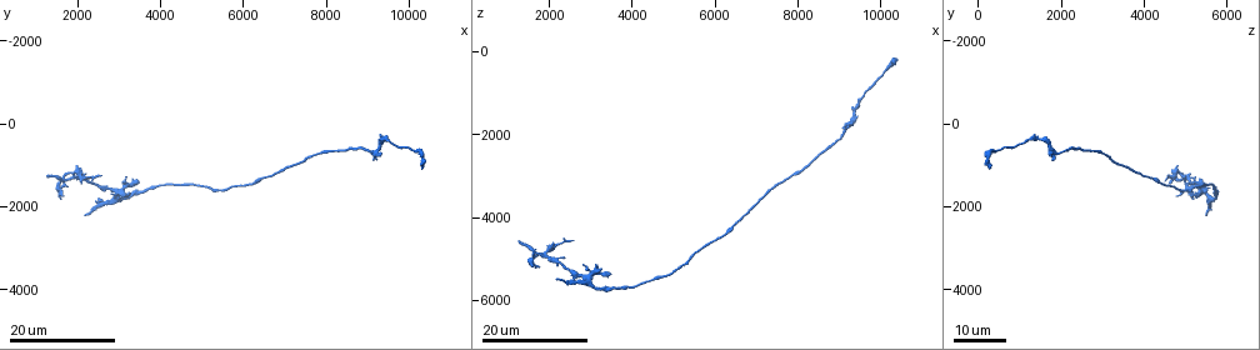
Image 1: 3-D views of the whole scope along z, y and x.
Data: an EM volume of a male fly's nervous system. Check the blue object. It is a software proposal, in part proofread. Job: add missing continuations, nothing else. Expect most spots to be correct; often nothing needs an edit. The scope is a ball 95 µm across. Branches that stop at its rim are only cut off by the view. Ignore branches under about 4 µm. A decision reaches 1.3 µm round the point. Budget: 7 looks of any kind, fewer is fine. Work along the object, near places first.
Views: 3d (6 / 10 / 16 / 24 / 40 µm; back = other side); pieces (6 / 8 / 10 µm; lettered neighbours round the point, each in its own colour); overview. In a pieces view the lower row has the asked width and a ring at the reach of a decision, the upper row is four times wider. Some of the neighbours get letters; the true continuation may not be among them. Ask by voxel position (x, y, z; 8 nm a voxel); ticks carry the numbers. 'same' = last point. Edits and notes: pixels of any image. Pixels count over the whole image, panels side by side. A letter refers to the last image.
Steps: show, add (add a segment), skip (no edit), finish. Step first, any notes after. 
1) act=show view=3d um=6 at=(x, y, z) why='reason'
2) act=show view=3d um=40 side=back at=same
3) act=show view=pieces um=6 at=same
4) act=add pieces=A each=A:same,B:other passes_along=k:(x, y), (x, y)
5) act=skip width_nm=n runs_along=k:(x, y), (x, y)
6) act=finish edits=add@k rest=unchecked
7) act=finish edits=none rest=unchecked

act=show view=3d um=24 at=(3450, 1450, 5350) why='stops while still wide'

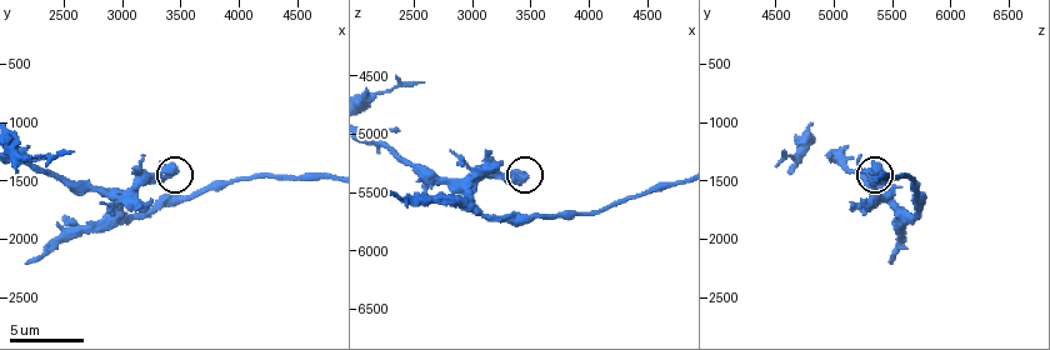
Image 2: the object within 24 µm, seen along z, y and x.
act=show view=pieces um=8 at=(3460, 1420, 5380)

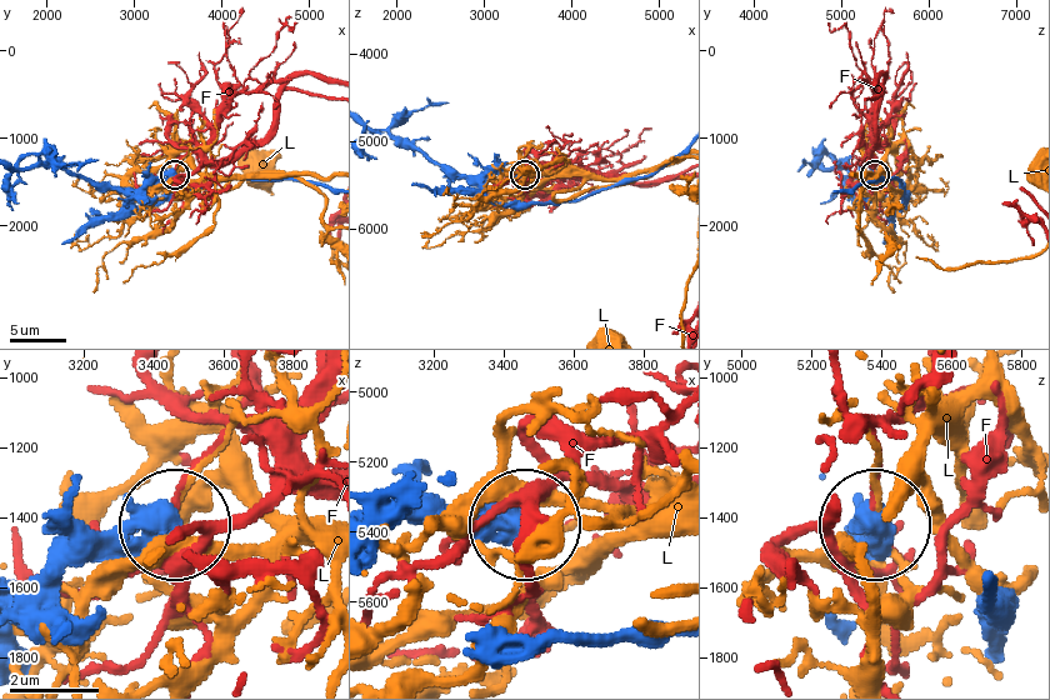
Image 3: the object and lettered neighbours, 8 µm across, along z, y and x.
act=skip each=F:other,L:other found='no lettered segment goes on from it'

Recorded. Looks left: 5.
act=show view=pieces um=6 at=(2820, 1700, 5160) why='branch stops here'

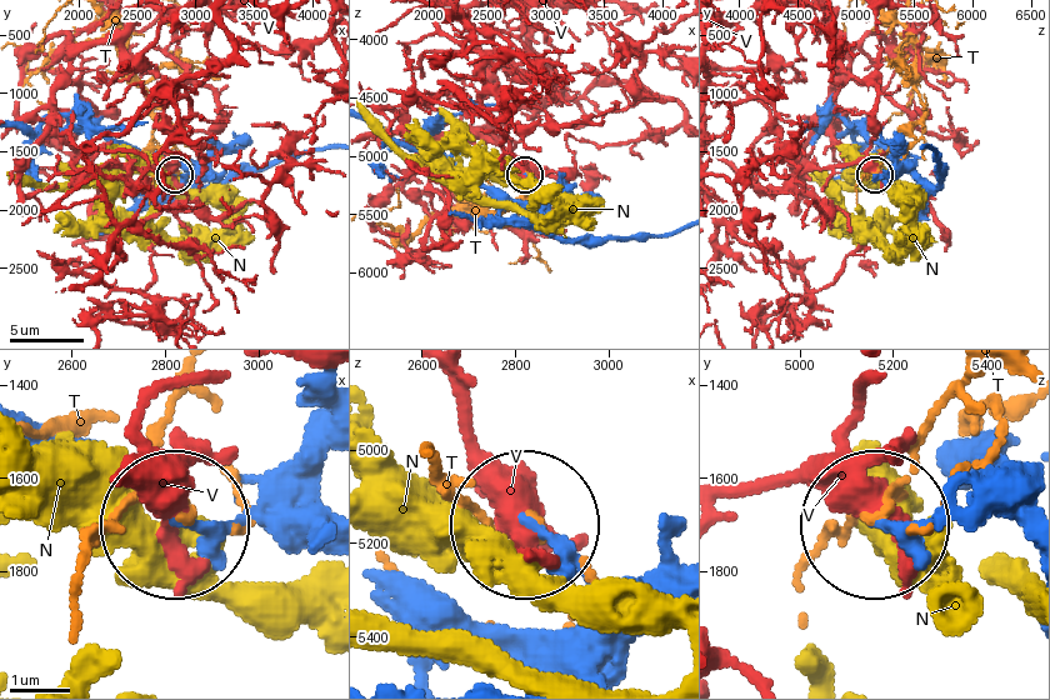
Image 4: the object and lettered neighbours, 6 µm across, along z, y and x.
act=skip each=N:other,T:other,V:other runs_along=4:(258, 505), (179, 520) found='no lettered segment goes on from it'

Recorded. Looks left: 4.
act=show view=pieces um=6 at=(2560, 1260, 4560) why='tapers out'

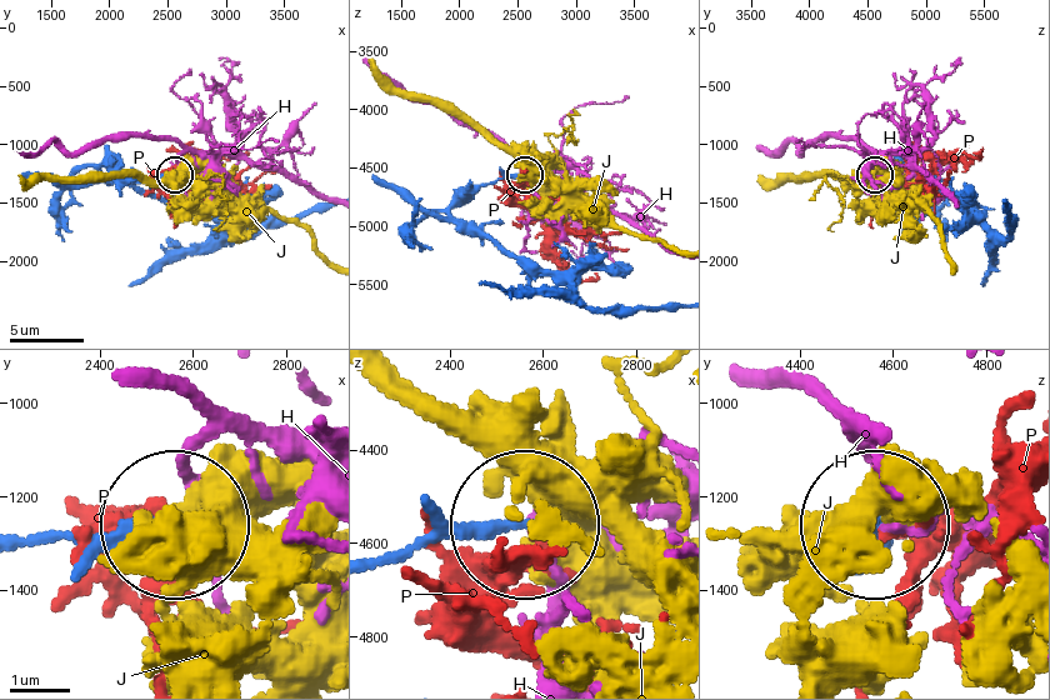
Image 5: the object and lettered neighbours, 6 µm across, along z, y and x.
act=skip each=H:other,J:other,P:other runs_along=5:(376, 563), (465, 528), (520, 528) found='no lettered segment goes on from it'

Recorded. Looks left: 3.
act=show view=3d um=16 at=(10300, 1000, 250) why='end of a long branch'

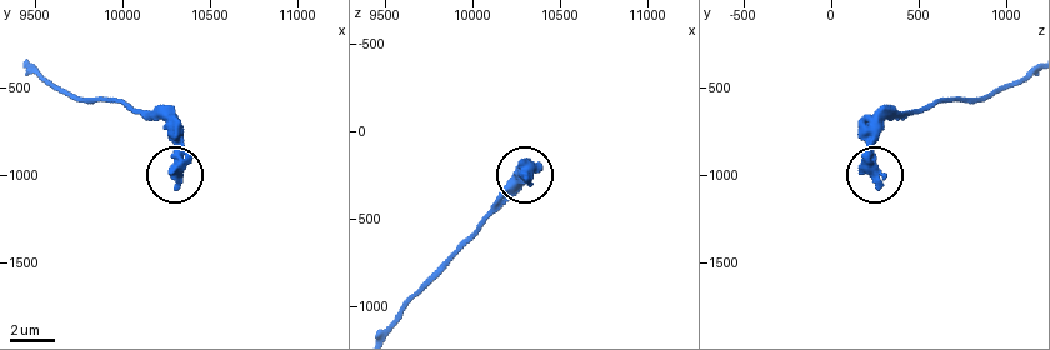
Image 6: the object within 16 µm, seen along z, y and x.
act=show view=pieces um=8 at=(10300, 1080, 280)

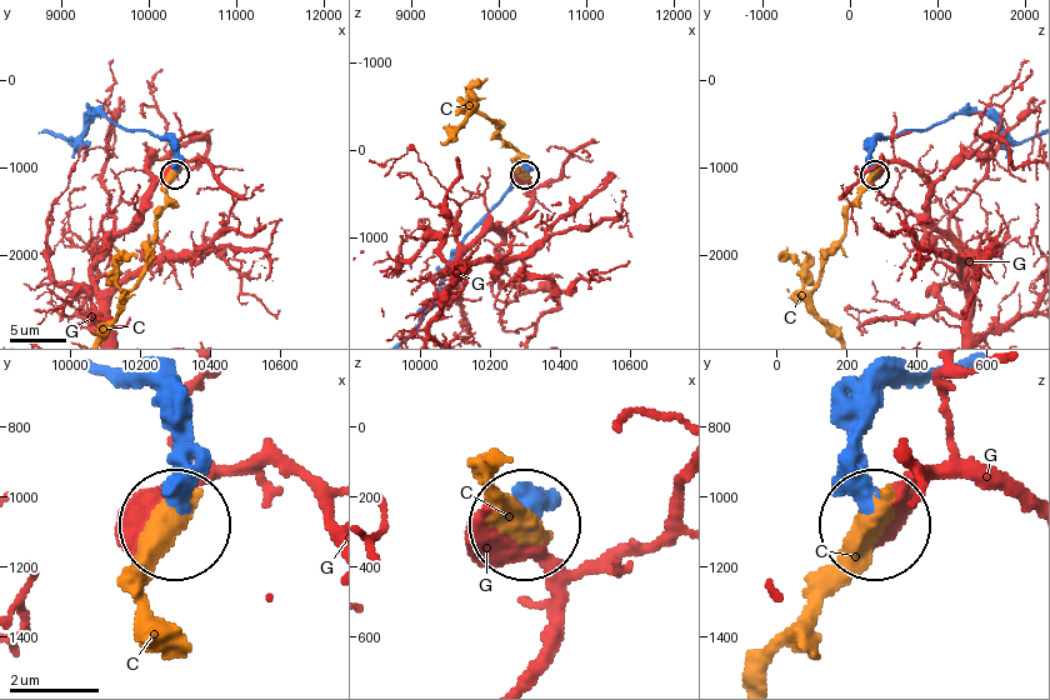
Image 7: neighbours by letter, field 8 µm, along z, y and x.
act=skip width_nm=340 each=C:other,G:other runs_along=7:(908, 373), (863, 435), (870, 521) found='no lettered segment goes on from it'

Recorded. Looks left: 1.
act=finish edits=none rest=unchecked

